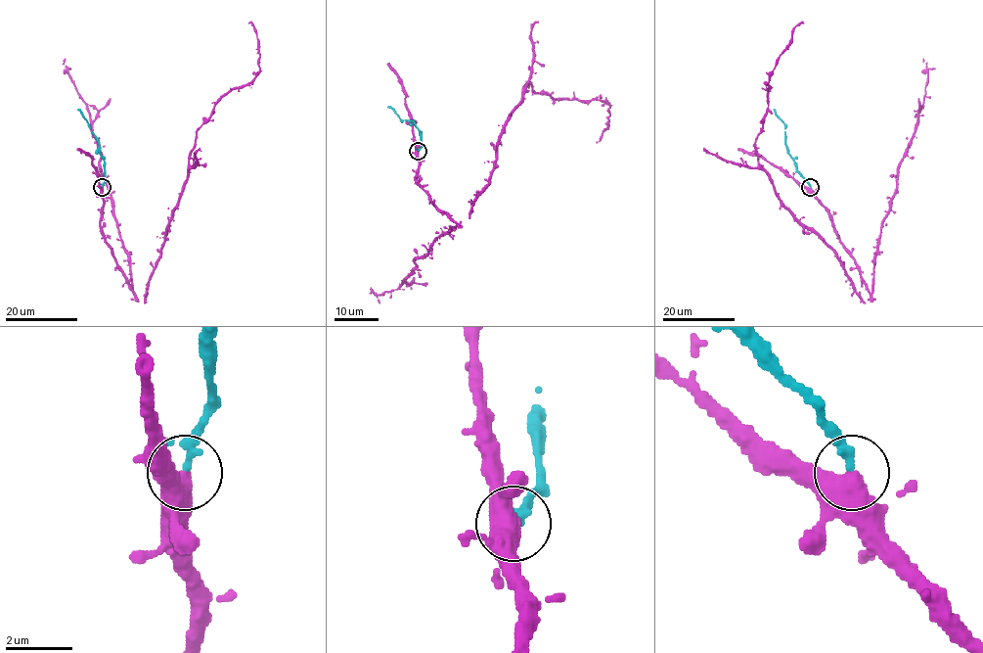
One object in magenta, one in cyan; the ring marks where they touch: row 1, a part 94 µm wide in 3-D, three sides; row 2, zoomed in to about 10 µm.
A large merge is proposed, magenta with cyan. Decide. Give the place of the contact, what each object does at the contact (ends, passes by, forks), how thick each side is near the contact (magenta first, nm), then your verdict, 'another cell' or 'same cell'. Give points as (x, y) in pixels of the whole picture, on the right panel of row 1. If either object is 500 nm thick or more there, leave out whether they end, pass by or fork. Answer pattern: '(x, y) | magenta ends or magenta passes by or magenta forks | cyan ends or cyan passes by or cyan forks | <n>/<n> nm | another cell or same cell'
(810, 187) | 550/200 nm | another cell

